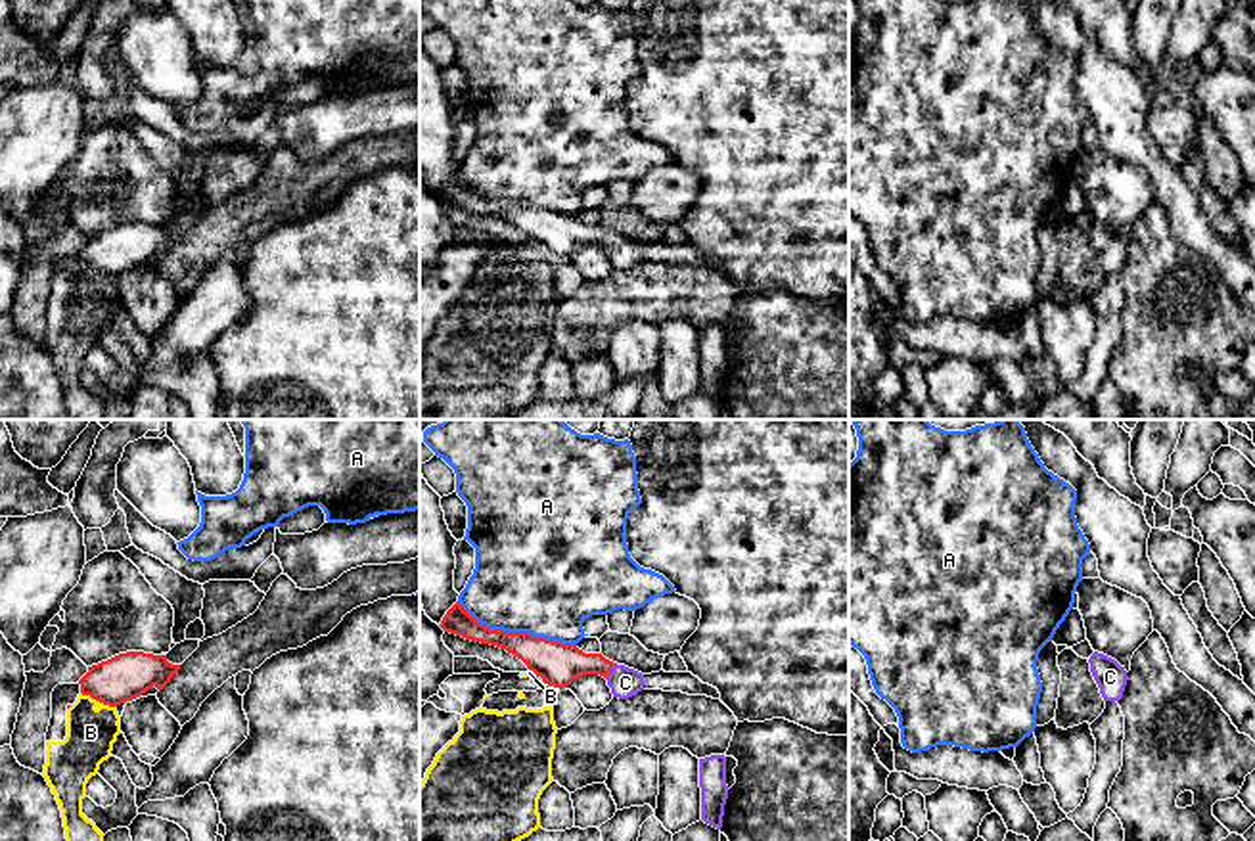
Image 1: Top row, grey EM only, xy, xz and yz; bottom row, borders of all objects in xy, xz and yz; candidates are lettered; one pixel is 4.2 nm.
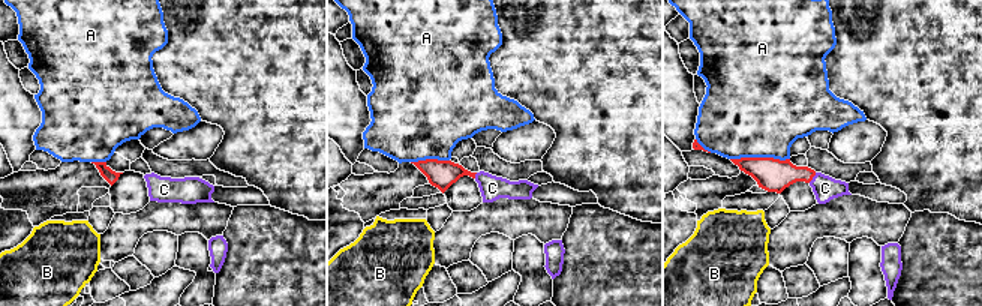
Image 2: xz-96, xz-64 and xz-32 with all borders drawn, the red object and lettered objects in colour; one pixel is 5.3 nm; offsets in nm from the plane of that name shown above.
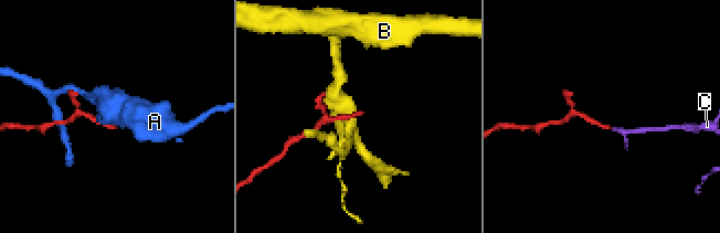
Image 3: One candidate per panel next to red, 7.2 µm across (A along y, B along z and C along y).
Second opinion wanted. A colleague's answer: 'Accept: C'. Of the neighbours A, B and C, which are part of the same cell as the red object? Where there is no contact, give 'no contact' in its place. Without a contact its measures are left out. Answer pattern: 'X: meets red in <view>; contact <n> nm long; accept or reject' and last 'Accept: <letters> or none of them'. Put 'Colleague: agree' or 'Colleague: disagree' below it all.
A: meets red in xz; contact 550 nm long; reject
B: meets red in xy; contact 160 nm long; reject
C: meets red in xz; contact 80 nm long; accept
Accept: C
Colleague: agree

